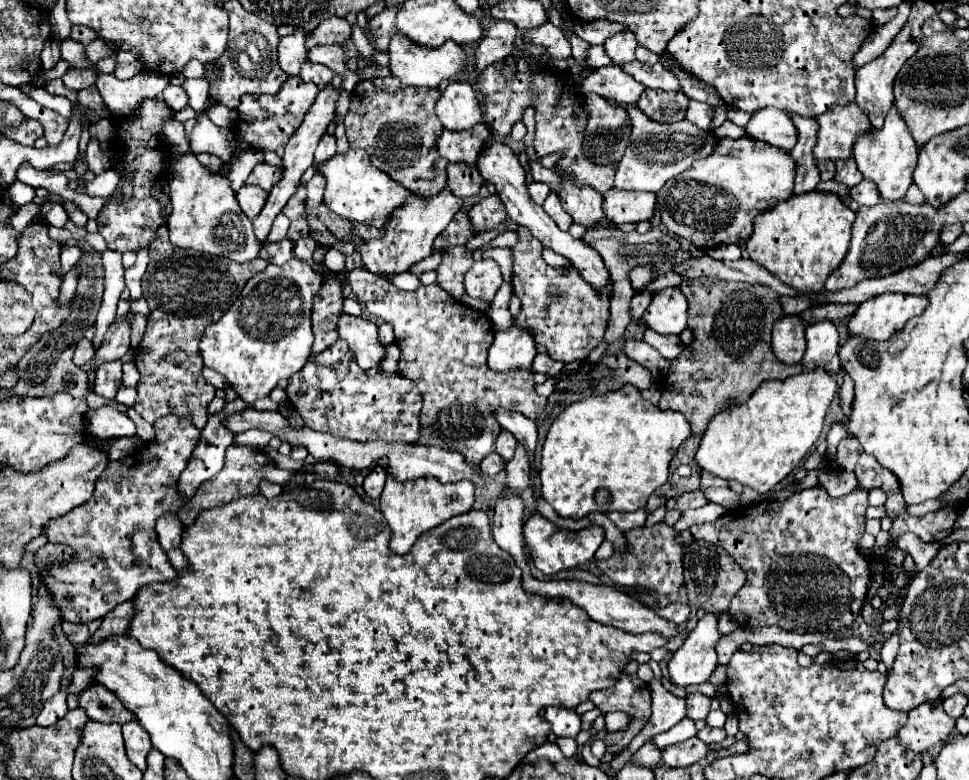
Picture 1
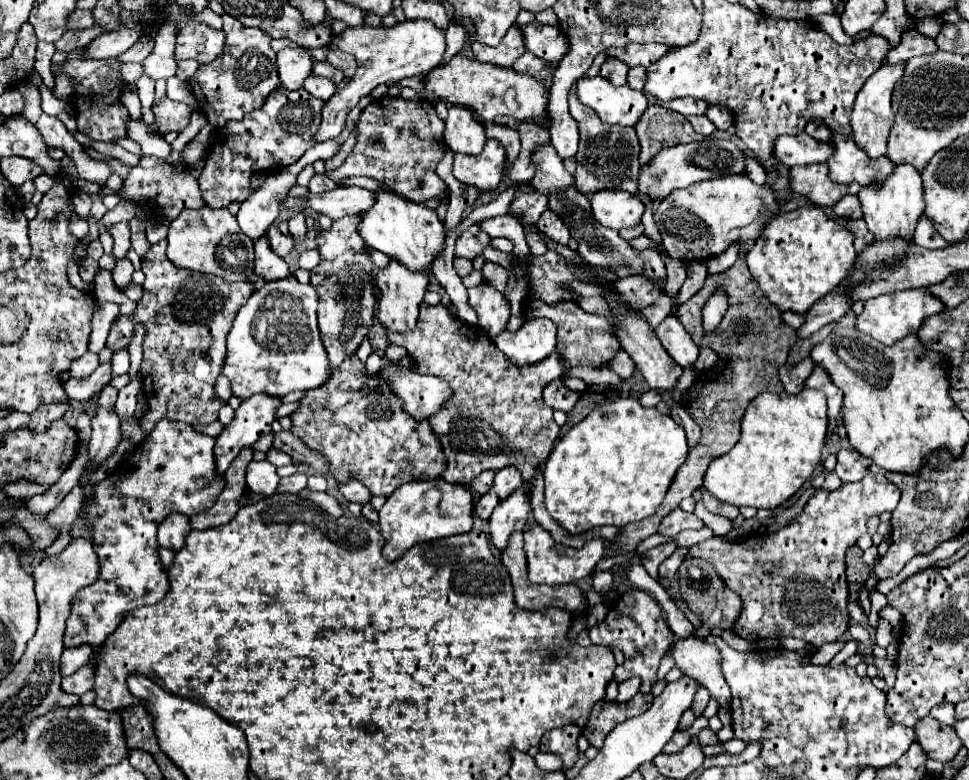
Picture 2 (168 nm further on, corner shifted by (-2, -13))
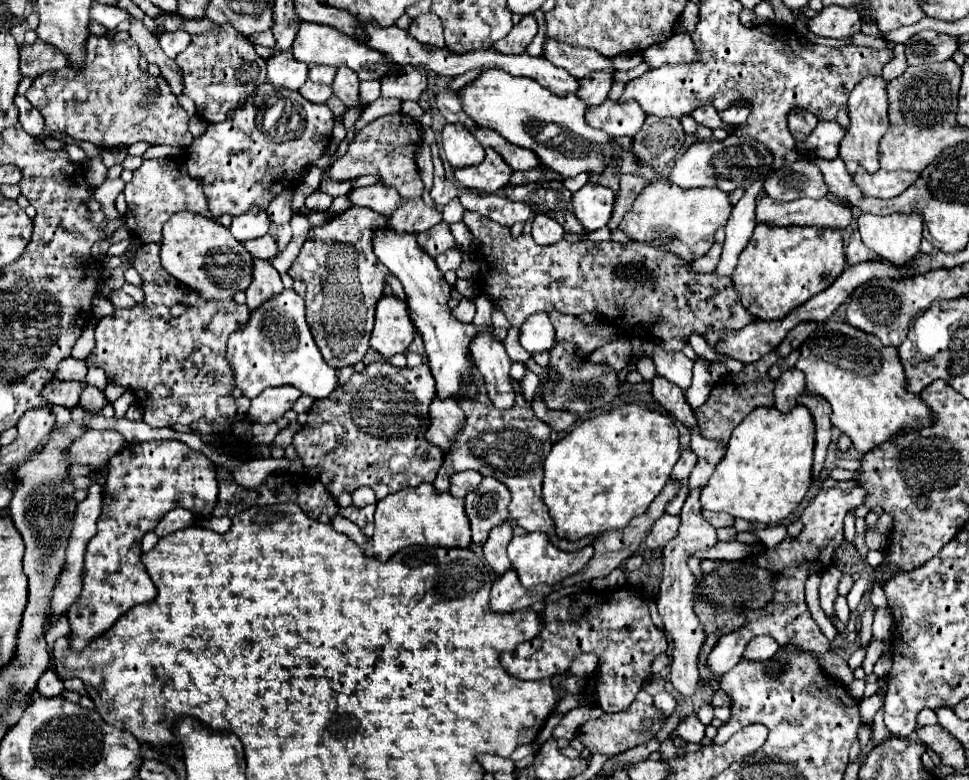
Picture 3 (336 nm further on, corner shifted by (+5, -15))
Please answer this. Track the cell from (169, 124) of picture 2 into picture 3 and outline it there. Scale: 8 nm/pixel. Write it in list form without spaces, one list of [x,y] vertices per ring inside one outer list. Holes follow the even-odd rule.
[[[90,36],[88,40],[88,60],[84,72],[72,72],[72,68],[62,68],[60,72],[46,72],[40,80],[34,80],[26,92],[28,102],[40,110],[46,120],[44,136],[60,132],[76,142],[92,142],[100,150],[112,150],[120,146],[130,146],[136,142],[168,144],[178,148],[188,148],[192,144],[192,134],[188,132],[188,114],[178,104],[178,98],[170,92],[168,82],[162,76],[150,76],[138,64],[140,50],[130,38],[126,42],[110,42],[106,36]]]

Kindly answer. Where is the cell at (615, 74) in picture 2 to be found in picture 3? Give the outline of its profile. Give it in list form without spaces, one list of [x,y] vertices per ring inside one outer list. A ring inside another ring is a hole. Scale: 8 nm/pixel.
[[[596,72],[596,76],[588,76],[580,80],[580,88],[576,96],[584,100],[588,106],[598,106],[606,100],[610,86],[612,86],[612,76],[604,76],[604,72]]]

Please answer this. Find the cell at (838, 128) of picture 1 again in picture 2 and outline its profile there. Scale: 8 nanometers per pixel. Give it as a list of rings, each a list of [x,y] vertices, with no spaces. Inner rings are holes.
[[[833,134],[831,144],[835,152],[827,160],[827,166],[833,182],[859,182],[861,186],[867,186],[871,182],[883,182],[883,178],[887,178],[887,174],[893,170],[893,164],[887,156],[877,160],[869,158],[869,154],[855,144],[851,134]]]

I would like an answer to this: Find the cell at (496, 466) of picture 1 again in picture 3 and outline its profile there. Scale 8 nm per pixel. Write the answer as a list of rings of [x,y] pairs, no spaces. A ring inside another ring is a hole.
[[[472,470],[456,472],[450,476],[450,490],[448,492],[456,498],[464,498],[468,492],[472,492],[480,484],[480,480],[482,480],[480,472],[472,472]]]

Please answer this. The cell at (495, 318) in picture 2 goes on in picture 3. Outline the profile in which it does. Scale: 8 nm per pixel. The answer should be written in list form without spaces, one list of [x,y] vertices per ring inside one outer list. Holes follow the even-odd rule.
[[[480,332],[472,342],[472,358],[476,362],[476,368],[484,376],[490,402],[500,410],[512,408],[516,398],[510,376],[512,360],[508,358],[502,342],[494,340],[490,332]]]

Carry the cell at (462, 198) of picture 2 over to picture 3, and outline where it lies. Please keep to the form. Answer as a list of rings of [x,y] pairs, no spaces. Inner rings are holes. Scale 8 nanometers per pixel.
[[[440,222],[434,228],[430,228],[428,234],[426,232],[420,232],[416,236],[416,242],[418,242],[418,246],[426,254],[430,254],[432,258],[436,258],[438,254],[442,254],[442,252],[446,252],[446,250],[450,250],[454,246],[454,236],[450,234],[448,224],[446,222]]]

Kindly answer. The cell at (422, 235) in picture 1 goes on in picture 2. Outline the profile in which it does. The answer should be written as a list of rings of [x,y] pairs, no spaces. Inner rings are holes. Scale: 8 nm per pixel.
[[[391,258],[387,268],[381,268],[375,274],[375,286],[379,290],[379,320],[383,322],[383,326],[395,332],[413,330],[417,322],[419,304],[423,302],[423,294],[429,286],[429,272],[413,272]]]

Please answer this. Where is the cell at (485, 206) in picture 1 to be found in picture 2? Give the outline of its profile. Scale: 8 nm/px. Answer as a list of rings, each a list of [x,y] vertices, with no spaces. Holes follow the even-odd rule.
[[[471,226],[467,232],[463,232],[457,238],[455,256],[465,256],[465,258],[473,260],[475,256],[483,254],[483,250],[489,246],[489,240],[491,240],[491,236],[481,226]]]

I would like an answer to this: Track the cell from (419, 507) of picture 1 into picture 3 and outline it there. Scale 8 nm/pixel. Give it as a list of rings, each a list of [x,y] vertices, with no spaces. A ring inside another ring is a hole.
[[[420,484],[416,488],[402,488],[388,494],[376,504],[376,528],[374,528],[374,556],[388,560],[400,548],[426,544],[444,548],[470,548],[470,522],[464,512],[464,500],[452,498],[450,492],[436,492],[432,484]]]

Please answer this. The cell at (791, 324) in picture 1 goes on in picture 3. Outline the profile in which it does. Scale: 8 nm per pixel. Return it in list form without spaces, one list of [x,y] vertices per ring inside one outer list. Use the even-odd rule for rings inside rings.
[[[792,368],[792,370],[784,372],[784,376],[780,376],[780,380],[776,382],[774,406],[780,412],[790,412],[796,406],[800,392],[804,392],[804,374],[800,370]]]

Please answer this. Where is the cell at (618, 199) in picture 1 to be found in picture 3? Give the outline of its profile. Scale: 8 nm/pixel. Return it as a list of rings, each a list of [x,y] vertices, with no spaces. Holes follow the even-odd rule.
[[[592,182],[572,194],[574,216],[586,232],[598,230],[608,224],[614,206],[614,196],[616,194],[610,188]]]

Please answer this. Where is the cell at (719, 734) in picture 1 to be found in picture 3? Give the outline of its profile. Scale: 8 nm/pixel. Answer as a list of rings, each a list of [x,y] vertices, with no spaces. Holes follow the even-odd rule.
[[[690,714],[672,730],[672,738],[676,736],[686,742],[700,742],[704,738],[704,724],[698,720],[696,714]]]

